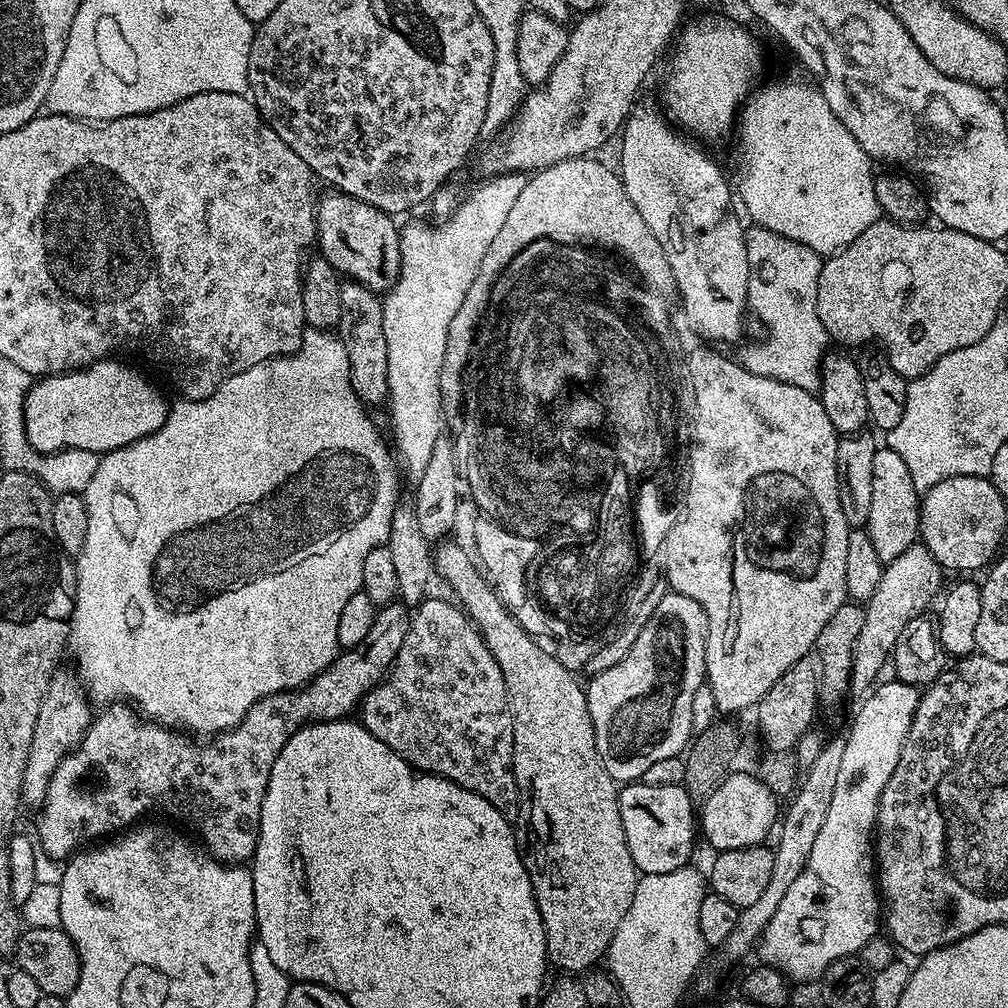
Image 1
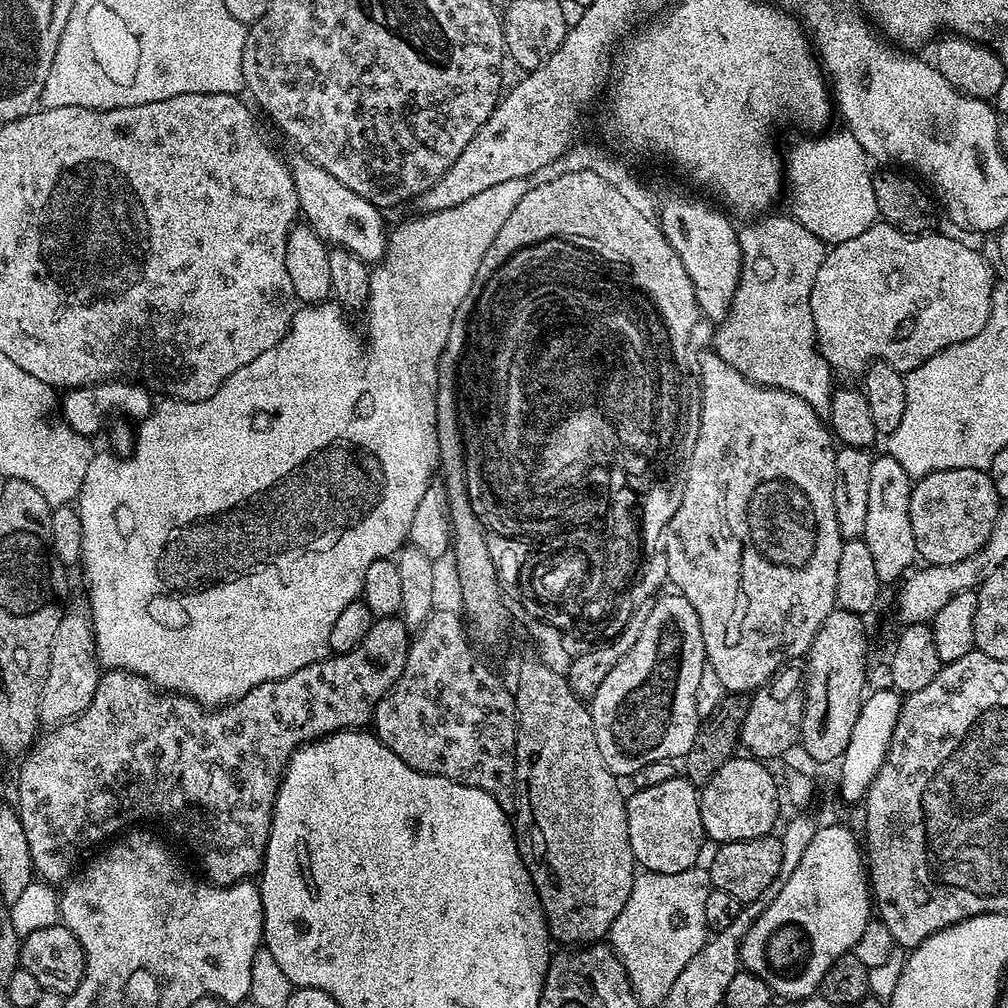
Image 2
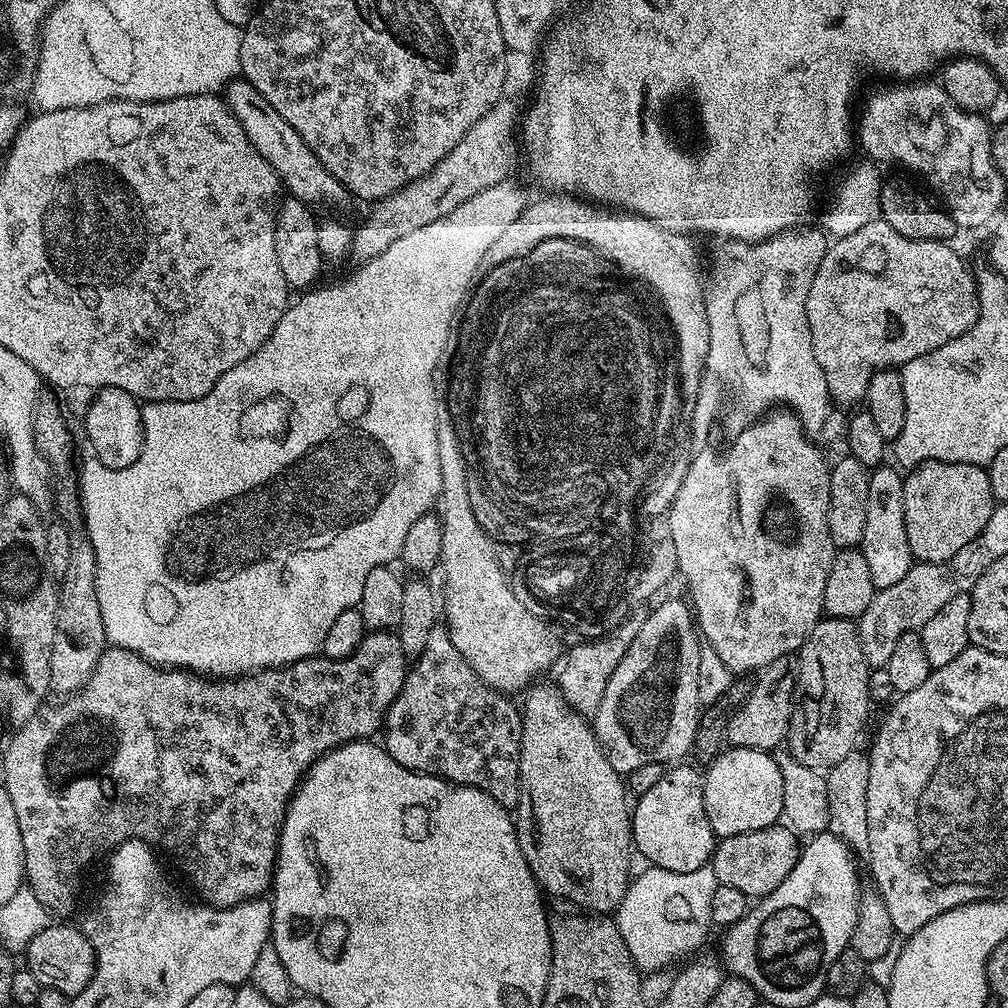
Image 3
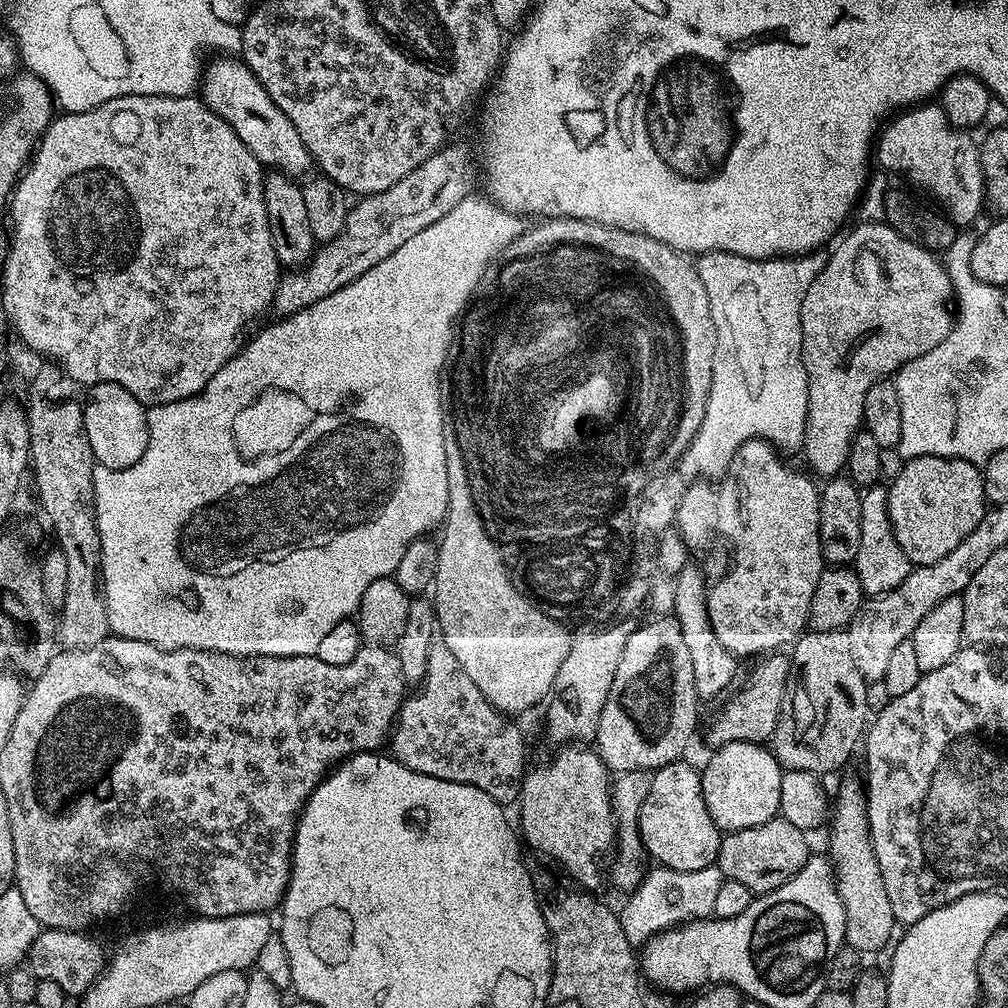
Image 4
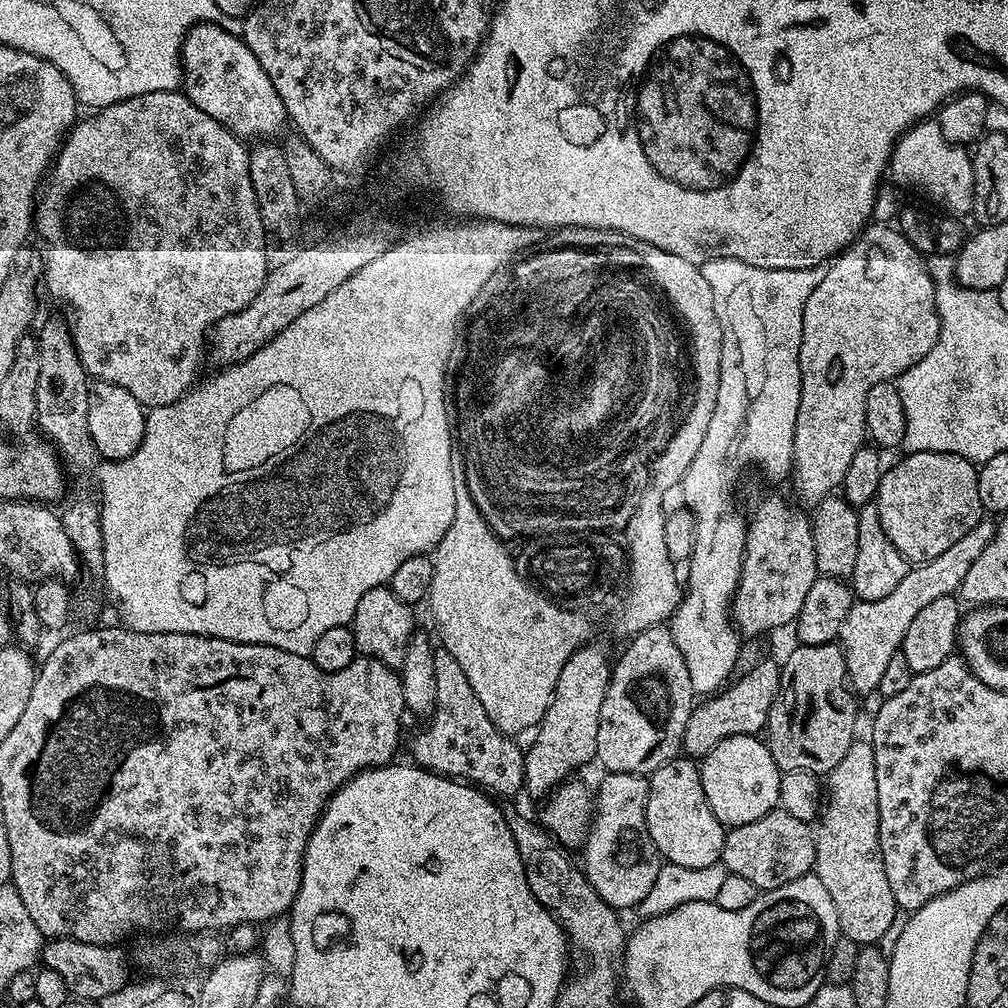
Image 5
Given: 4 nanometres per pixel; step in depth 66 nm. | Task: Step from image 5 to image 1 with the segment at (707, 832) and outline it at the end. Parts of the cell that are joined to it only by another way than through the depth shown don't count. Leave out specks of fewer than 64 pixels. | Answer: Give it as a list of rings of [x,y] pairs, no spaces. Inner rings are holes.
[[[628,782],[619,789],[620,813],[622,814],[622,830],[626,830],[626,846],[630,846],[630,858],[634,858],[637,873],[670,874],[670,870],[678,870],[689,863],[692,847],[698,840],[698,812],[694,801],[687,790],[680,784],[646,784]]]

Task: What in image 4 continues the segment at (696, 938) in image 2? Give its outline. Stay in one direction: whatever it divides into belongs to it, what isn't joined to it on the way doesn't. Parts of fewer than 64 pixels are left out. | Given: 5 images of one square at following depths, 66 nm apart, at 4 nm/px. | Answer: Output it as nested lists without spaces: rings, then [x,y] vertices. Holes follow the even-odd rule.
[[[659,866],[649,867],[640,885],[627,893],[628,901],[625,902],[624,909],[619,909],[618,912],[622,930],[626,930],[626,938],[633,946],[643,946],[658,930],[711,917],[714,897],[718,895],[718,886],[722,886],[724,879],[720,869],[715,866],[689,872]]]

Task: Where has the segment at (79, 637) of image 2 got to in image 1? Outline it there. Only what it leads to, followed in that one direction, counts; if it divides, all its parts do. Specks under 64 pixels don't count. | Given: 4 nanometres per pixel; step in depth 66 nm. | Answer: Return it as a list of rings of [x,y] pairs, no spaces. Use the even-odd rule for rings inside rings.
[[[75,671],[52,673],[50,686],[46,690],[46,698],[42,698],[42,706],[38,706],[38,722],[34,722],[34,742],[30,746],[30,754],[24,771],[24,781],[20,795],[25,805],[33,806],[41,803],[44,789],[48,787],[48,779],[56,769],[56,764],[65,752],[79,744],[81,737],[90,723],[89,701]]]

